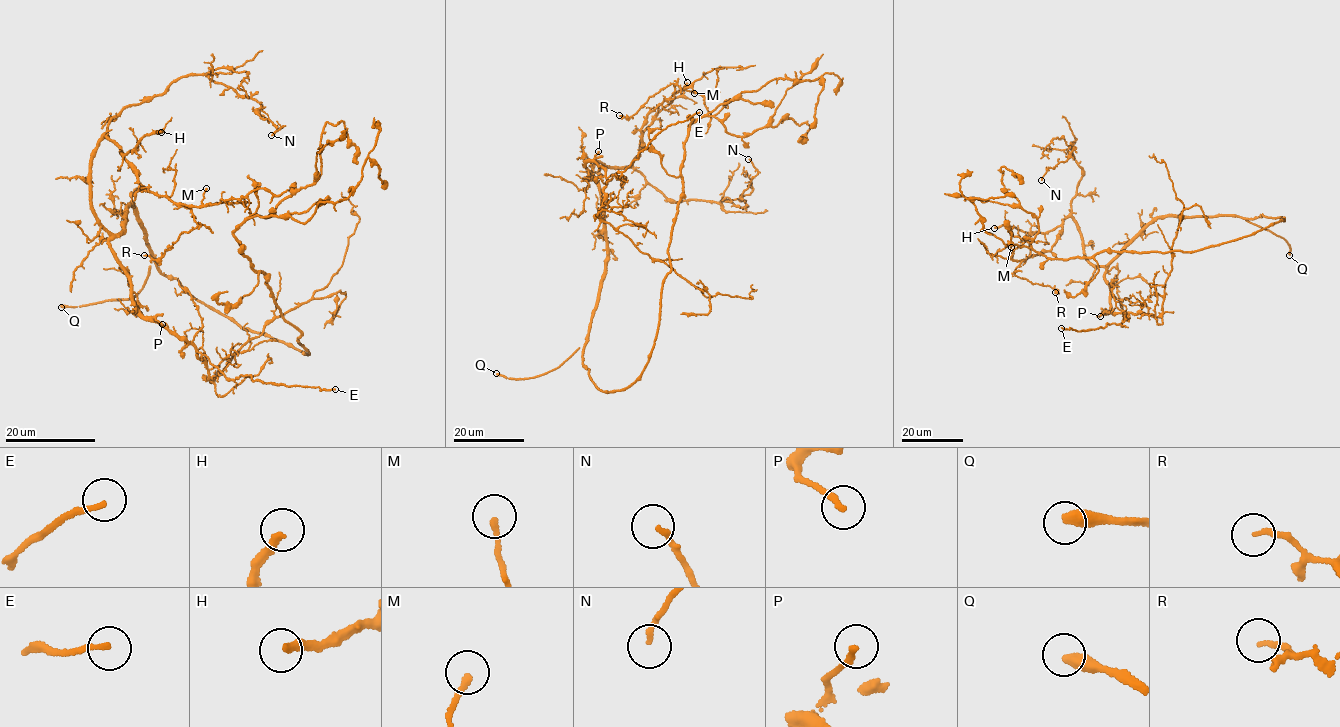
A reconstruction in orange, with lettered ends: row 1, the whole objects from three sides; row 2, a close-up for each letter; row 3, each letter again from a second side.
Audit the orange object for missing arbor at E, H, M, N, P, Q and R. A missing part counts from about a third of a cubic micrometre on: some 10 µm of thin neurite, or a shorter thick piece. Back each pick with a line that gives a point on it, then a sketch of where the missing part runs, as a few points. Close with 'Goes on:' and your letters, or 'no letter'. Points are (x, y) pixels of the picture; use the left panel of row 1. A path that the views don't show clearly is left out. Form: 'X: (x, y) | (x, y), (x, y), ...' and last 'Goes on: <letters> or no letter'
E: (335, 389)
H: (161, 132) | (161, 132), (189, 139)
Q: (61, 307)
Goes on: E, H, Q

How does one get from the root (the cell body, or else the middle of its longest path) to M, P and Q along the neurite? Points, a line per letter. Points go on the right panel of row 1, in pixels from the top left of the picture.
M: (1265, 217), (1160, 217), (1102, 266), (1085, 258), (1082, 233), (1070, 216), (1049, 250), (1014, 260), (1011, 247)
P: (1265, 217), (1173, 216), (1154, 220), (1107, 267), (1104, 277), (1110, 290), (1110, 307), (1108, 312), (1100, 316)
Q: (1265, 217), (1262, 215), (1244, 219), (1281, 237), (1290, 245), (1289, 255)

